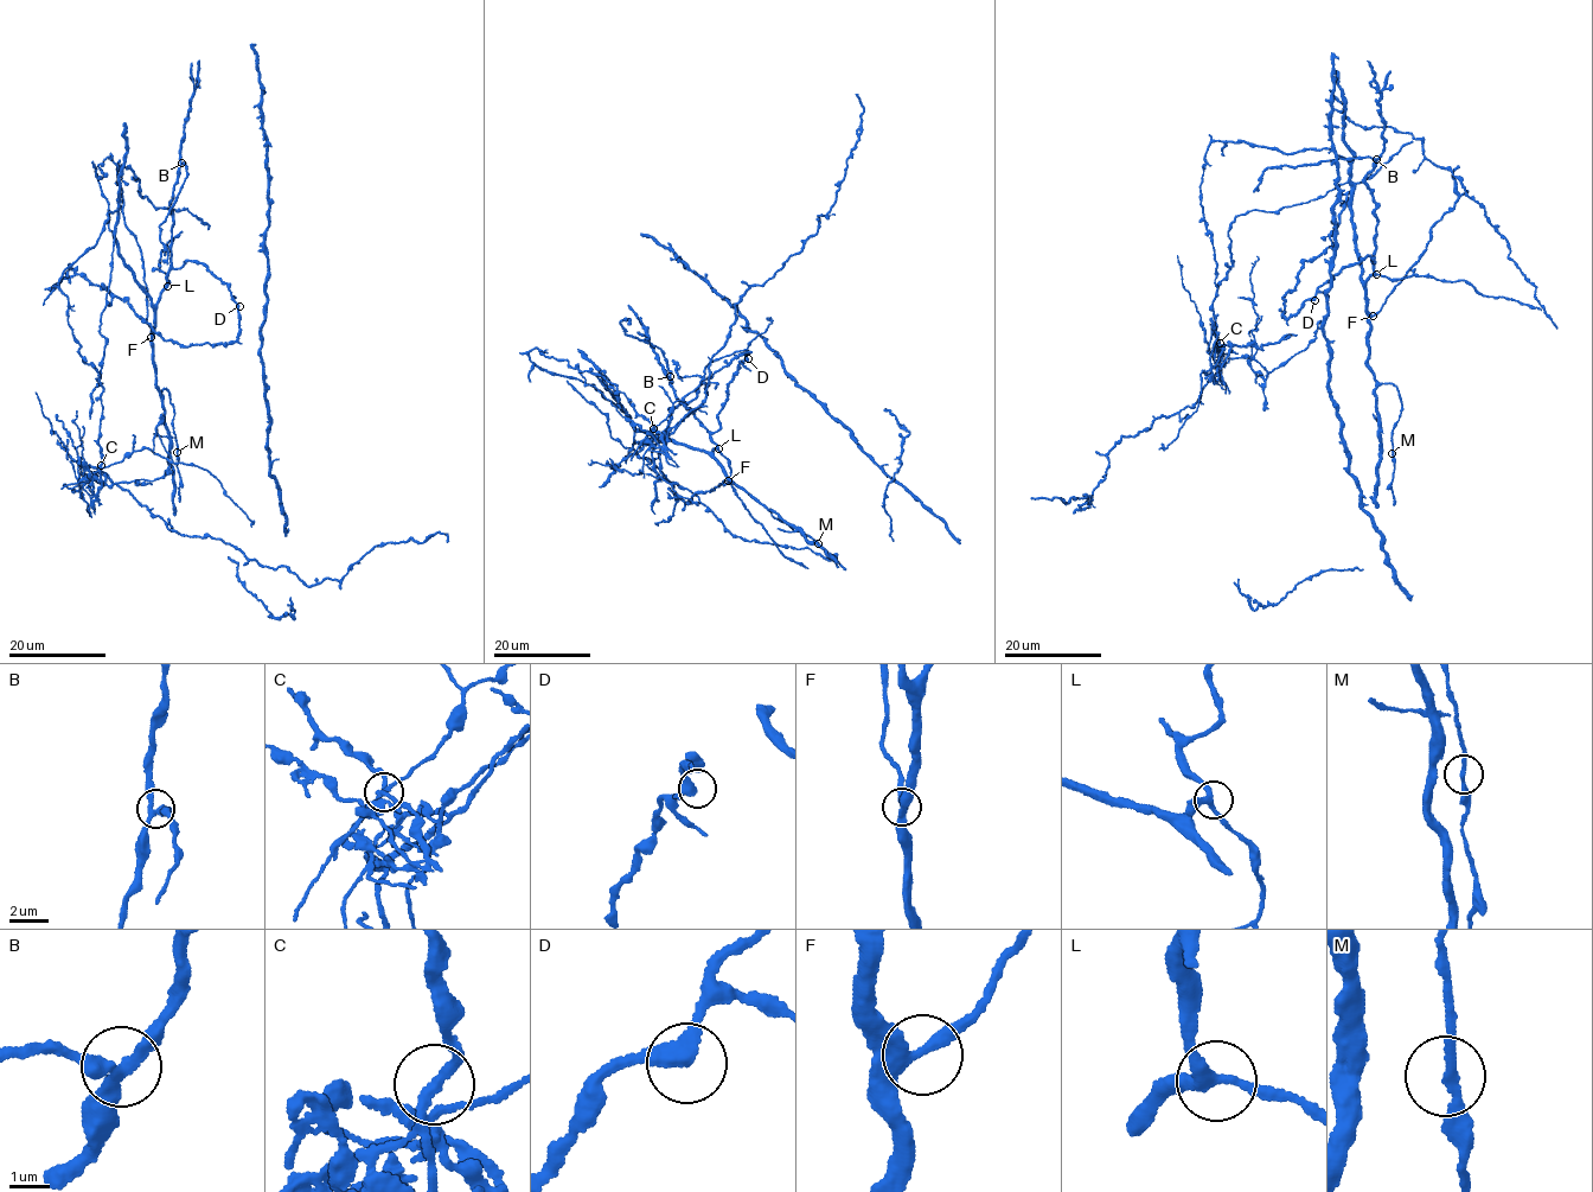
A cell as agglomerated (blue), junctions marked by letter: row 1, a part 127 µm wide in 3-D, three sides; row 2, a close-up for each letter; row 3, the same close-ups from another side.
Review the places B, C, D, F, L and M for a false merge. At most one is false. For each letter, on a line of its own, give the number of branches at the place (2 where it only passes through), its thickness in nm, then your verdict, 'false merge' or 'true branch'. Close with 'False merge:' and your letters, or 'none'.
B: 3 | 280 nm | true branch
C: 3 | 200 nm | false merge
D: 3 | 320 nm | true branch
F: 3 | 320 nm | true branch
L: 3 | 280 nm | true branch
M: 2 | 200 nm | true branch
False merge: C

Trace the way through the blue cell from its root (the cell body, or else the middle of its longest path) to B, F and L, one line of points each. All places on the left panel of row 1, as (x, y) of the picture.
B: (104, 222), (109, 211), (117, 211), (117, 254), (155, 305), (167, 287), (171, 202), (181, 163)
F: (104, 222), (109, 211), (117, 211), (114, 241), (117, 254), (151, 299), (154, 311), (151, 337)
L: (104, 222), (109, 211), (117, 211), (114, 241), (117, 254), (151, 303), (155, 305), (167, 286)

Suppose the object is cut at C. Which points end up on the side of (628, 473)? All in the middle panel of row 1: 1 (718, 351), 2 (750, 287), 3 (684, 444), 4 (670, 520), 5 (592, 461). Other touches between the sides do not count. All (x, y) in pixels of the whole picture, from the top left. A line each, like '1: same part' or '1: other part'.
1: same part
2: same part
3: other part
4: same part
5: same part

